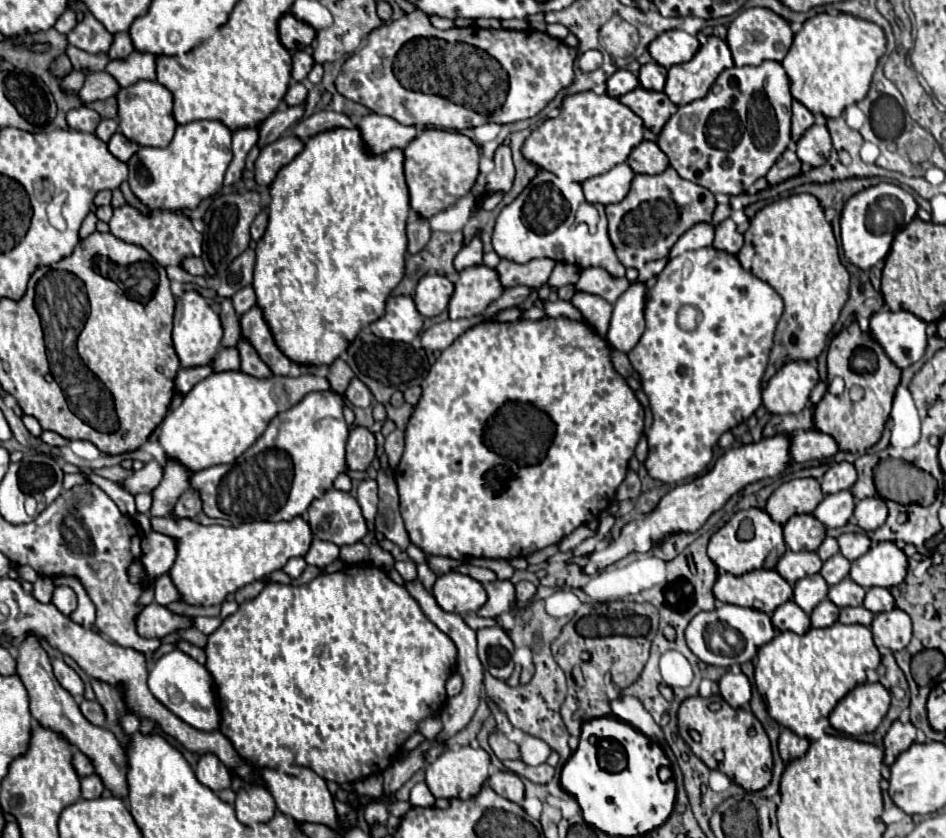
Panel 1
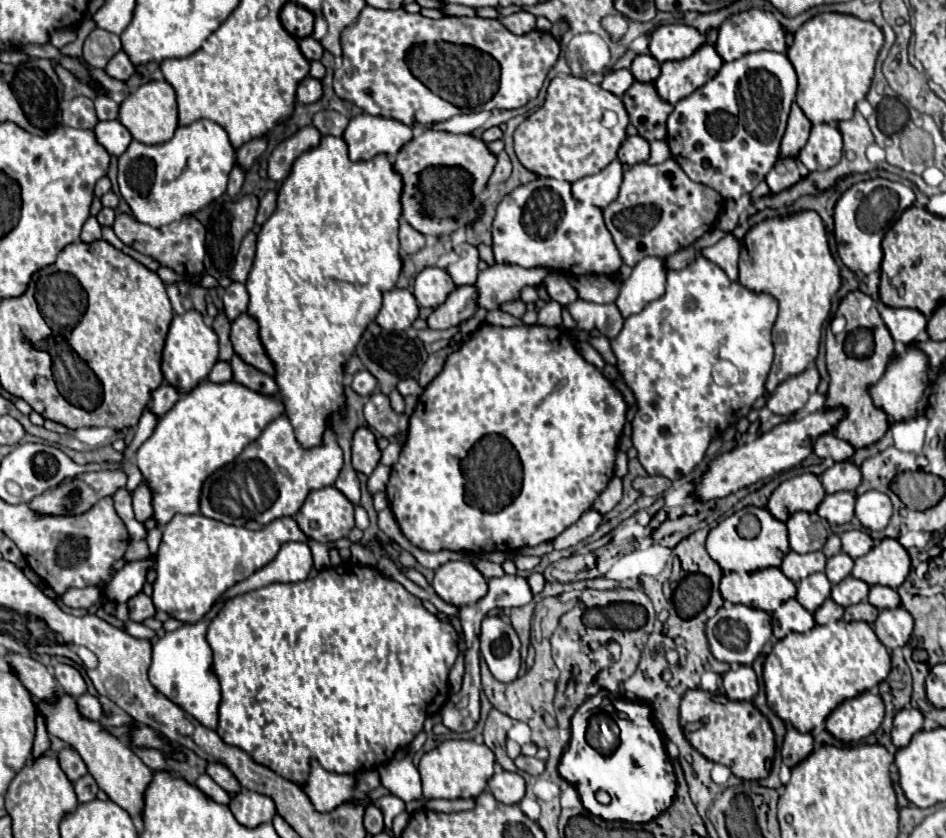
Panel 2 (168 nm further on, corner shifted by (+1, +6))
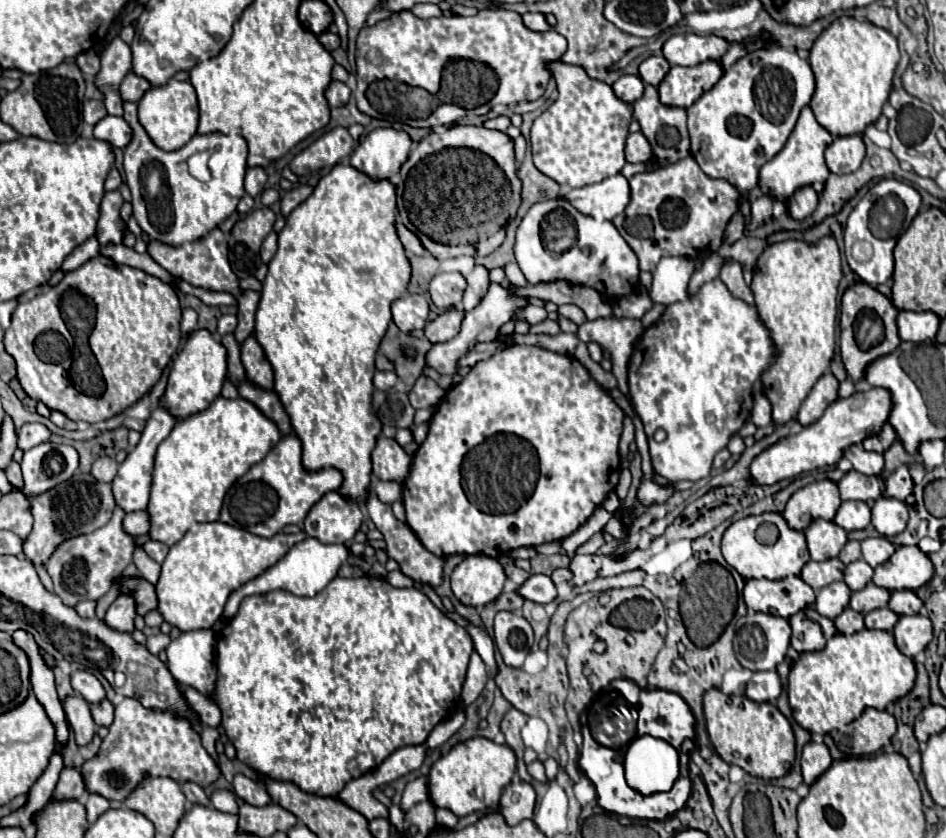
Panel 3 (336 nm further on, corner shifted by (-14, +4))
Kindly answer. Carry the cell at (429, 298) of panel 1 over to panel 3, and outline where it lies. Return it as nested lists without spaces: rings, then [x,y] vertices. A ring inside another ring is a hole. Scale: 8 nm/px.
[[[437,273],[429,283],[429,293],[439,309],[459,307],[465,291],[465,279],[461,273]]]

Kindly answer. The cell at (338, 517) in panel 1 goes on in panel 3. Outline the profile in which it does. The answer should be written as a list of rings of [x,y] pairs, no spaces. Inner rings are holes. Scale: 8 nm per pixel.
[[[331,491],[331,493],[323,495],[323,499],[319,499],[319,503],[315,503],[311,507],[311,511],[307,513],[305,533],[311,537],[317,537],[321,543],[349,543],[353,539],[353,535],[359,531],[361,519],[363,519],[363,515],[361,515],[361,509],[357,503],[347,501],[337,491]]]

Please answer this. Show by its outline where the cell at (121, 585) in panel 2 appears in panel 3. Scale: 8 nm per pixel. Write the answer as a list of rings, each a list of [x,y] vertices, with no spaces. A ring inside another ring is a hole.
[[[119,595],[117,601],[109,607],[109,611],[105,613],[105,623],[115,629],[115,631],[123,631],[123,633],[133,633],[133,619],[135,619],[135,601],[131,595]]]

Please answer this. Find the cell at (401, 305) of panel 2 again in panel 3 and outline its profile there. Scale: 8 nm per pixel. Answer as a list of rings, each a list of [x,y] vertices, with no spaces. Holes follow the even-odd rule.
[[[405,293],[401,295],[393,305],[393,321],[401,331],[413,331],[413,329],[423,329],[427,323],[429,315],[429,305],[423,295],[411,295]]]

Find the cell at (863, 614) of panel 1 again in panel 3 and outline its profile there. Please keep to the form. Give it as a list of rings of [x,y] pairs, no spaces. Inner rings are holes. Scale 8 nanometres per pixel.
[[[883,607],[883,609],[875,609],[871,613],[865,615],[865,627],[867,629],[881,629],[881,631],[891,631],[897,623],[897,615],[889,609],[889,607]]]

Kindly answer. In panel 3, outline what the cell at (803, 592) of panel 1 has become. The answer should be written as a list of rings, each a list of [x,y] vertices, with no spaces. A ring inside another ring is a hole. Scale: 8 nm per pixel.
[[[835,581],[817,593],[815,609],[819,611],[819,615],[833,621],[837,615],[843,613],[843,609],[849,607],[849,597],[851,589],[843,581]]]

